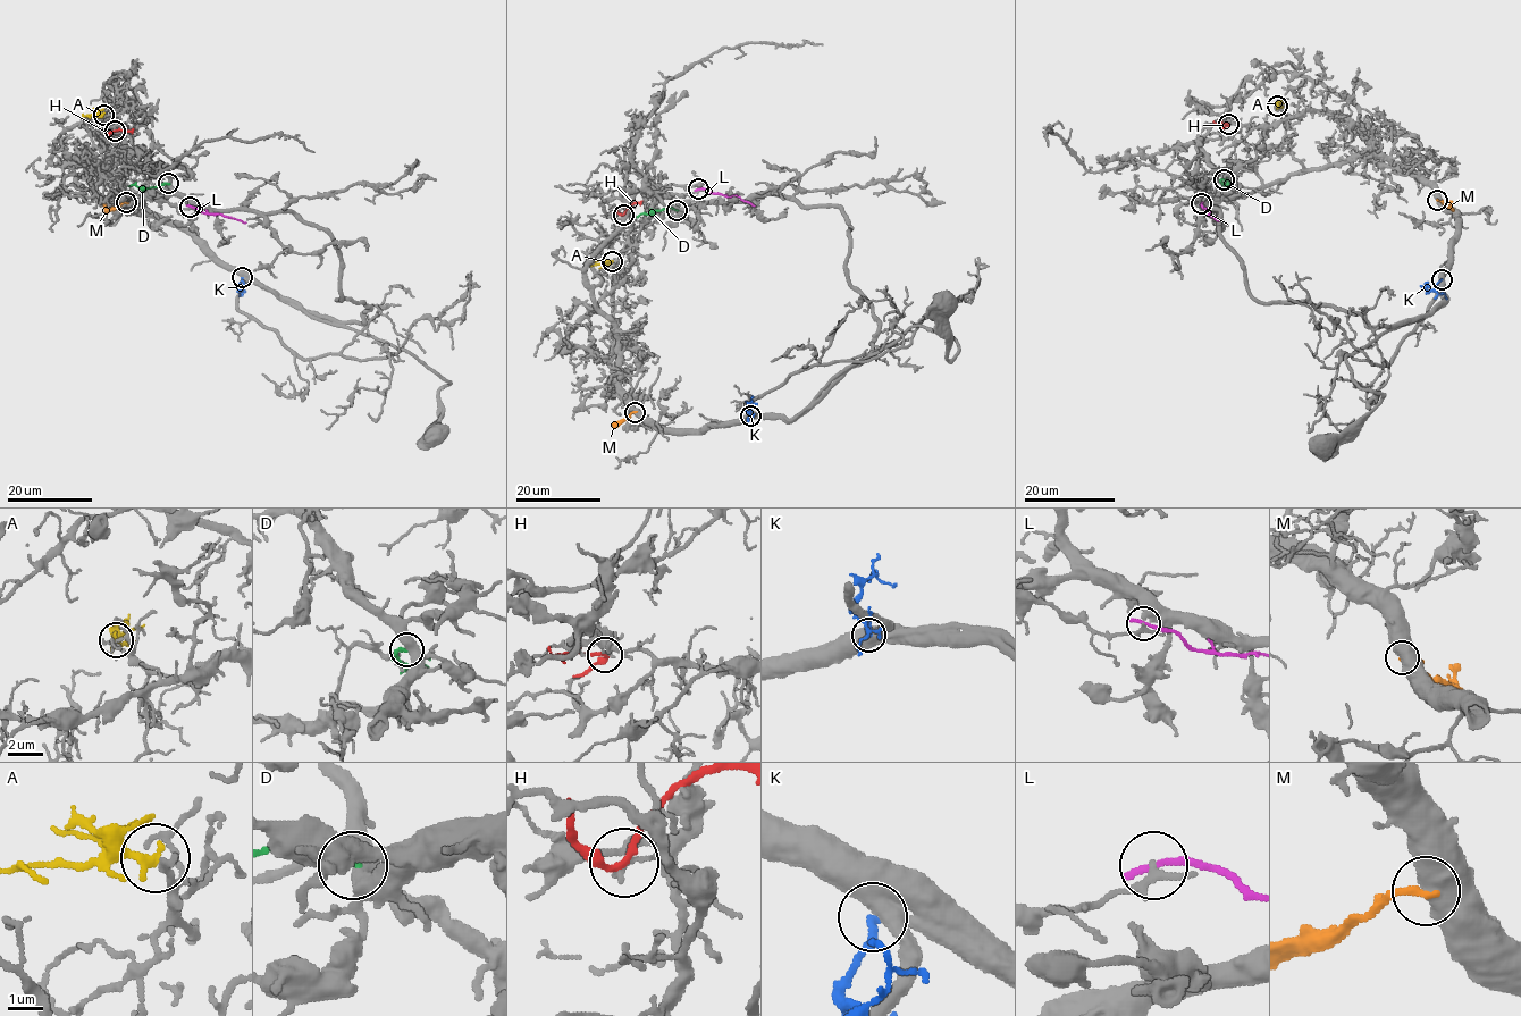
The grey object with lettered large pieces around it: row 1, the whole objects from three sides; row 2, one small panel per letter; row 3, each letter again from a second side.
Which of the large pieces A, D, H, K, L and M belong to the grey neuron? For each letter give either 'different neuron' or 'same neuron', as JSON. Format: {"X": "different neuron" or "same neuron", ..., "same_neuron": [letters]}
{"A": "same neuron", "D": "different neuron", "H": "different neuron", "K": "different neuron", "L": "different neuron", "M": "different neuron", "same_neuron": ["A"]}

